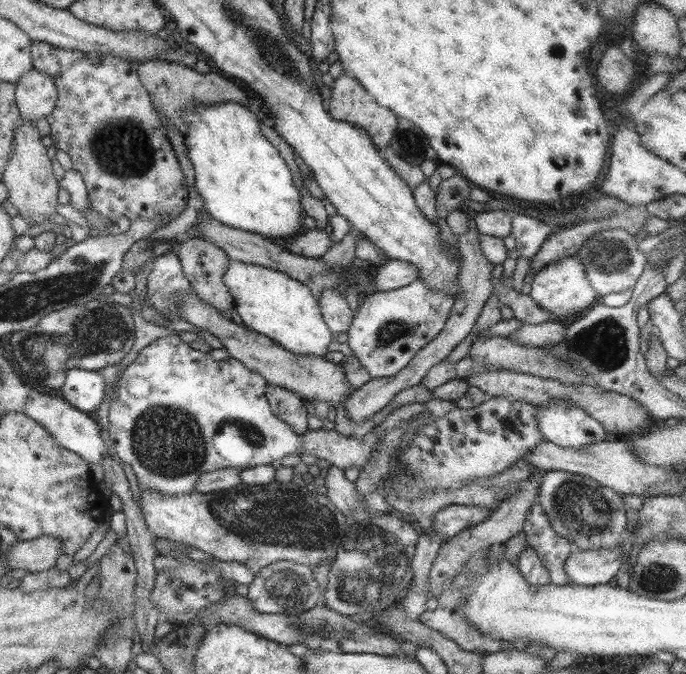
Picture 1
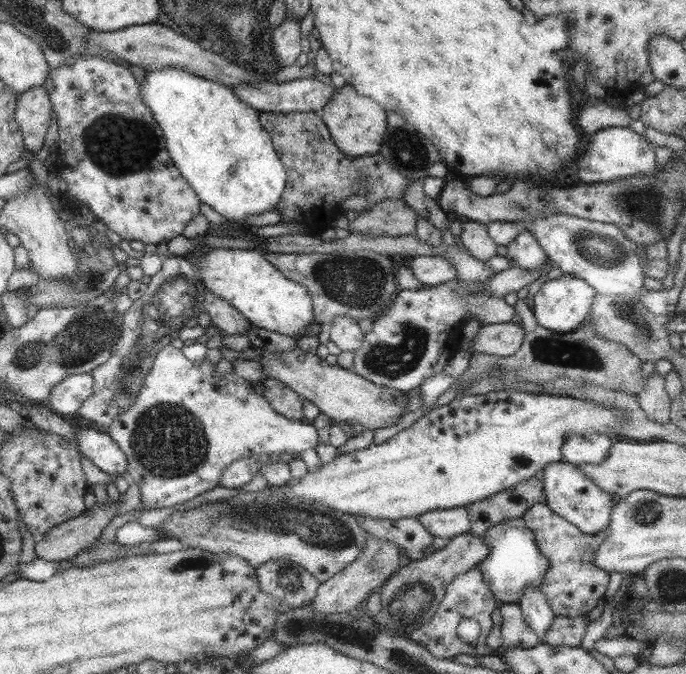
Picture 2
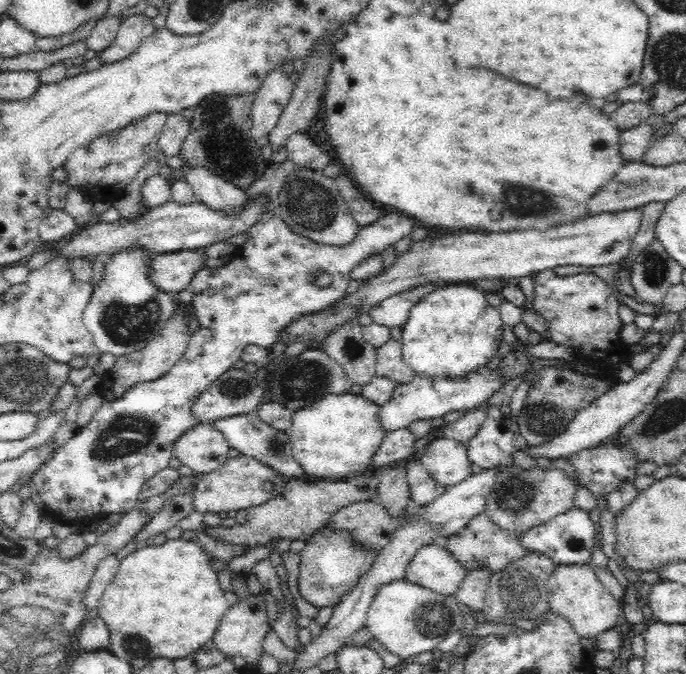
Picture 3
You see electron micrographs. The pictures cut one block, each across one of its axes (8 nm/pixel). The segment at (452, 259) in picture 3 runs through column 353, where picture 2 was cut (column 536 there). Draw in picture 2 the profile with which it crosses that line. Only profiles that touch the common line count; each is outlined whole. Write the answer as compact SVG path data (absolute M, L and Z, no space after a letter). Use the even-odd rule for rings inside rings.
M563 275L554 280L547 280L533 297L532 316L538 326L546 330L559 334L574 332L587 321L595 295L594 288L578 277Z

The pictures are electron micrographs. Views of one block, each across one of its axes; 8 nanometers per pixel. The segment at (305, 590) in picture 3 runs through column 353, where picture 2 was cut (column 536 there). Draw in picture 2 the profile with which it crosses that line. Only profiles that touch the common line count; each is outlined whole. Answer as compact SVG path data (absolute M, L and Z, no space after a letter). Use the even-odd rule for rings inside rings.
M505 519L488 528L481 537L485 542L484 546L488 549L488 554L474 568L482 573L490 587L490 592L494 594L499 604L517 604L525 586L537 588L541 584L549 561L541 555L535 542L535 535L525 526L523 519Z

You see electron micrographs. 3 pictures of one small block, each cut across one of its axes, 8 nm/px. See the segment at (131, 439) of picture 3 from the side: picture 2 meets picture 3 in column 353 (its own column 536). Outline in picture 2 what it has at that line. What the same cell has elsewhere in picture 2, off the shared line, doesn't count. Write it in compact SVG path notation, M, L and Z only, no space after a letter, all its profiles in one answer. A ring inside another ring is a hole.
M521 230L506 246L505 258L509 266L523 270L537 270L547 264L545 250L533 233Z

